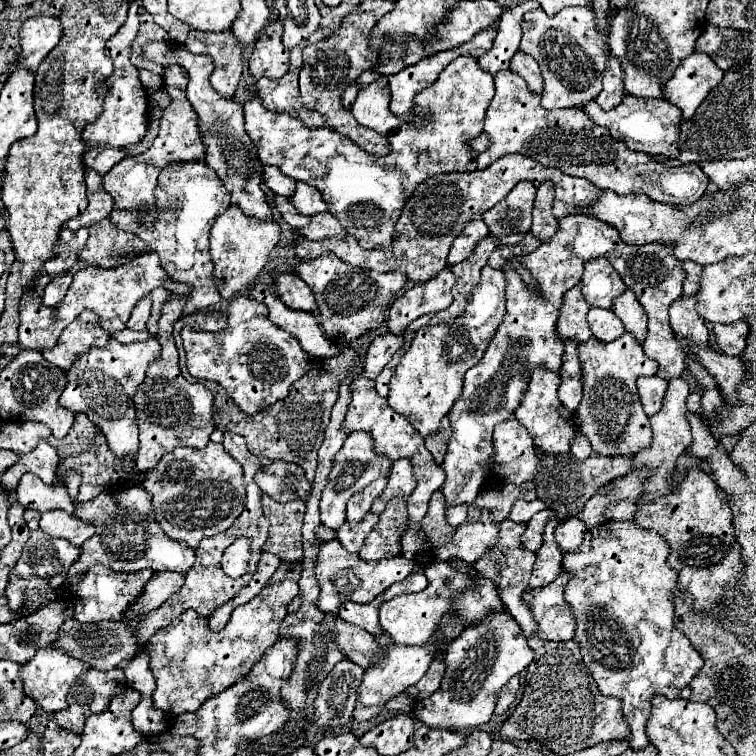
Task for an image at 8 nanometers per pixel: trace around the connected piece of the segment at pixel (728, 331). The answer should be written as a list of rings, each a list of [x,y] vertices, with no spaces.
[[[743,318],[735,324],[713,324],[713,332],[717,336],[719,348],[727,356],[739,356],[745,348],[745,338],[749,334],[749,320]]]

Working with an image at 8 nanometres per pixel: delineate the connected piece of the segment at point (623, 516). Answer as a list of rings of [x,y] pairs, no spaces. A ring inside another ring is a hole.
[[[621,500],[619,504],[609,504],[607,506],[609,509],[609,514],[613,521],[618,520],[633,520],[633,516],[635,516],[635,504],[633,502],[629,502],[629,500]]]

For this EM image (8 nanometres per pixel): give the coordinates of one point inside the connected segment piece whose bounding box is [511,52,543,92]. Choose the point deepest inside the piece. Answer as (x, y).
(523, 64)

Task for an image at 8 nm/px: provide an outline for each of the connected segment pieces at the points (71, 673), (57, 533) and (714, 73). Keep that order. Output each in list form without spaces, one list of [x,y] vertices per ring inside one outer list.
[[[41,648],[35,654],[35,660],[31,660],[31,664],[21,666],[21,676],[23,676],[23,690],[25,694],[35,700],[43,710],[47,712],[59,712],[67,708],[67,692],[69,688],[79,680],[79,676],[87,670],[87,664],[83,664],[81,660],[71,658],[69,654],[65,654],[61,648]]]
[[[63,510],[45,512],[41,516],[41,520],[39,520],[39,526],[49,536],[69,540],[75,546],[81,546],[85,540],[89,540],[95,534],[95,526],[93,524],[89,524],[89,522],[77,518],[77,516],[71,516],[67,512],[63,512]]]
[[[693,52],[683,58],[671,80],[665,82],[665,98],[677,104],[685,120],[691,120],[699,104],[721,82],[723,70],[703,52]]]

